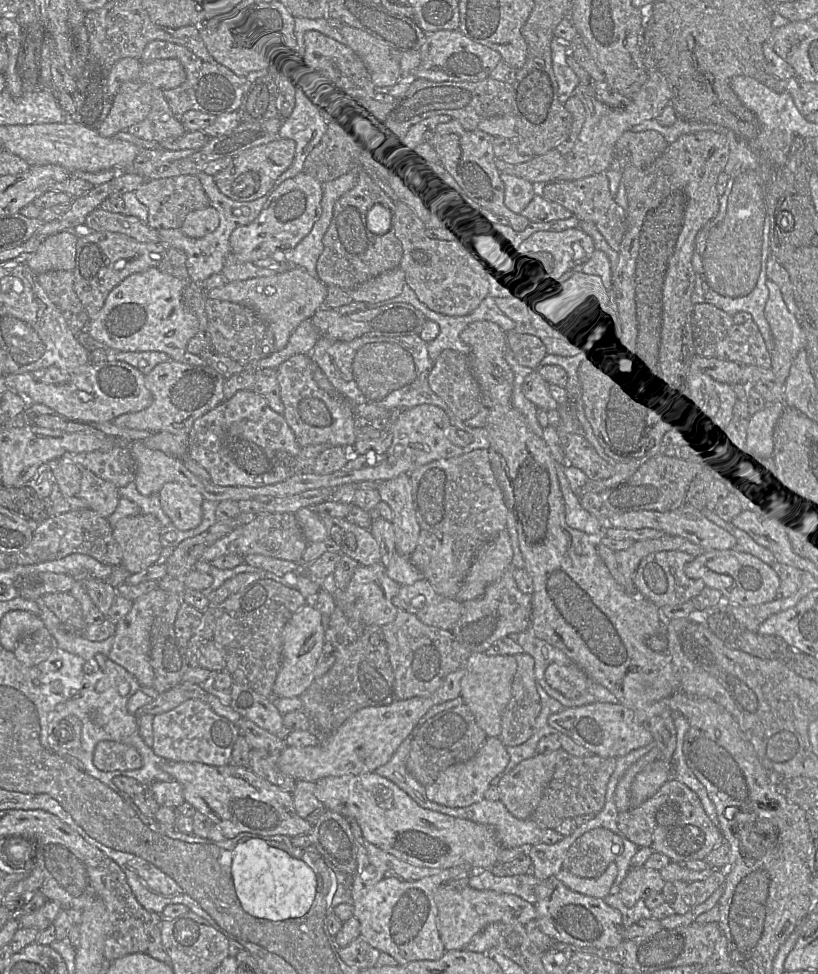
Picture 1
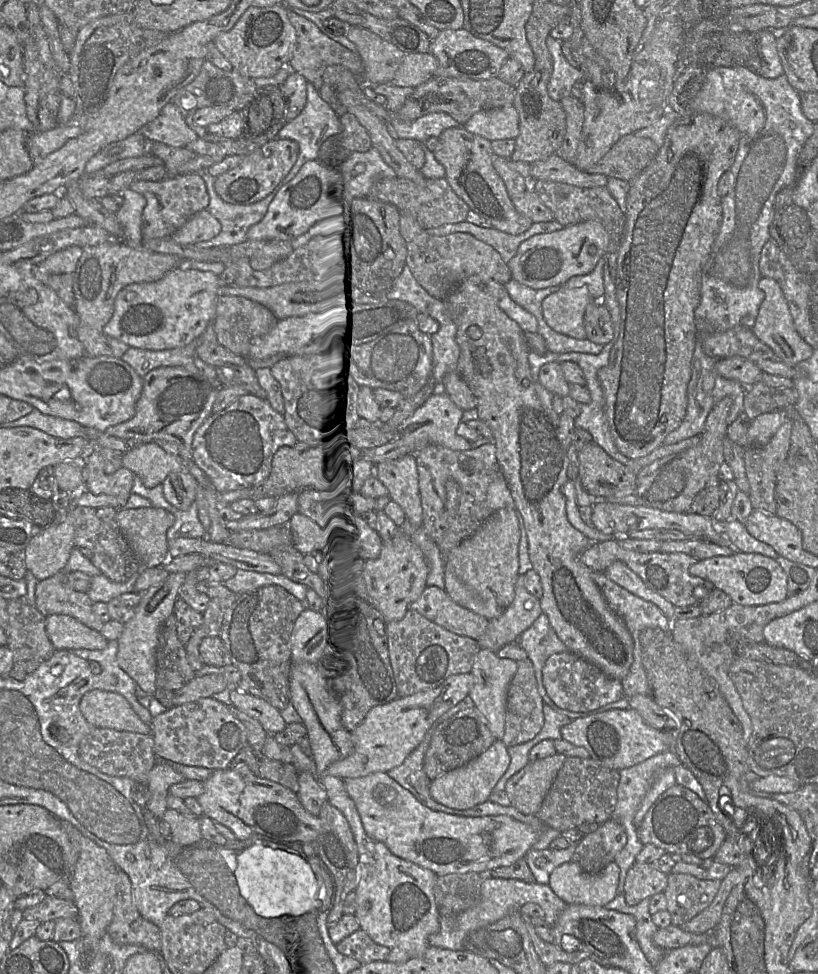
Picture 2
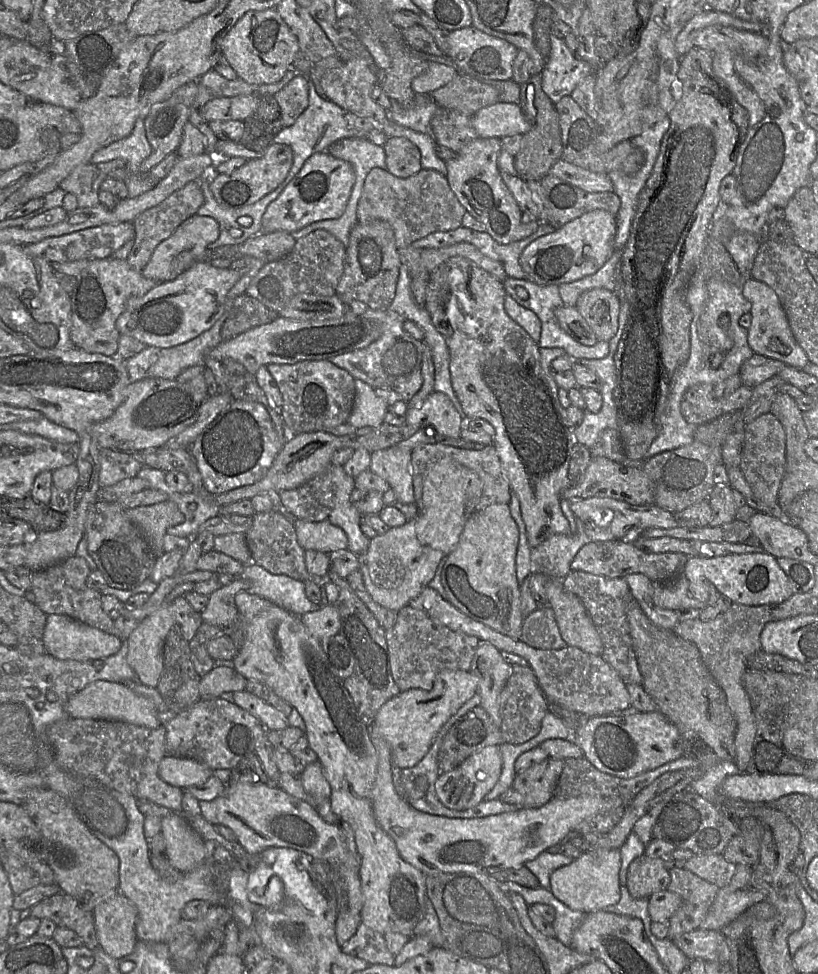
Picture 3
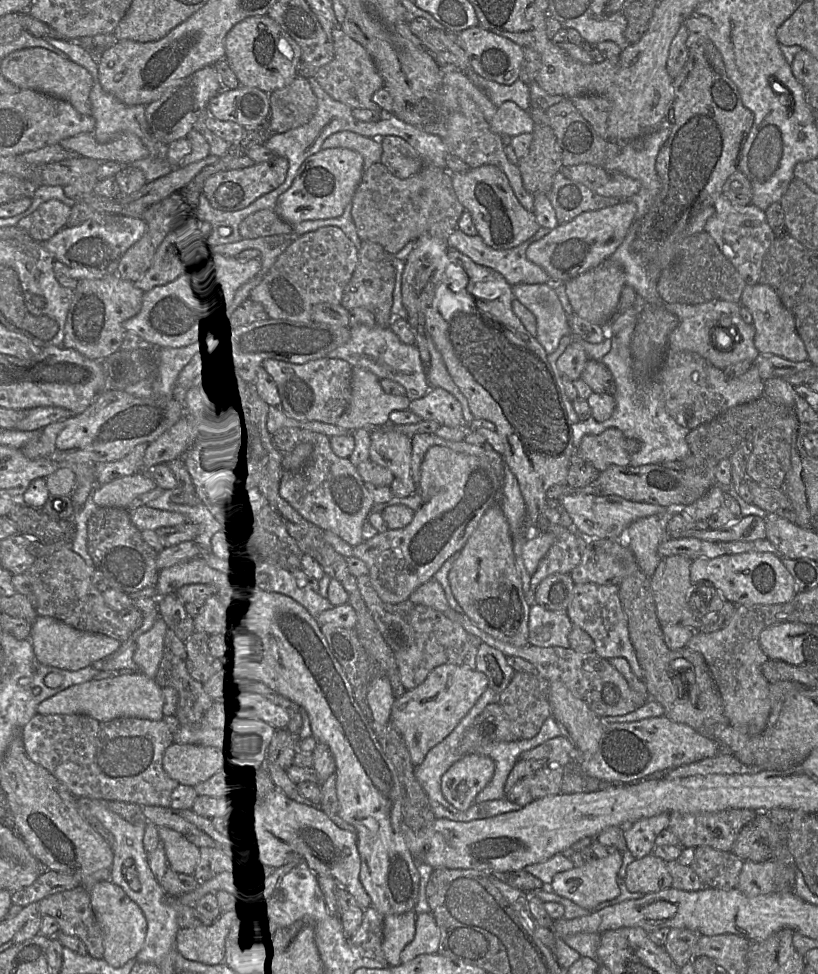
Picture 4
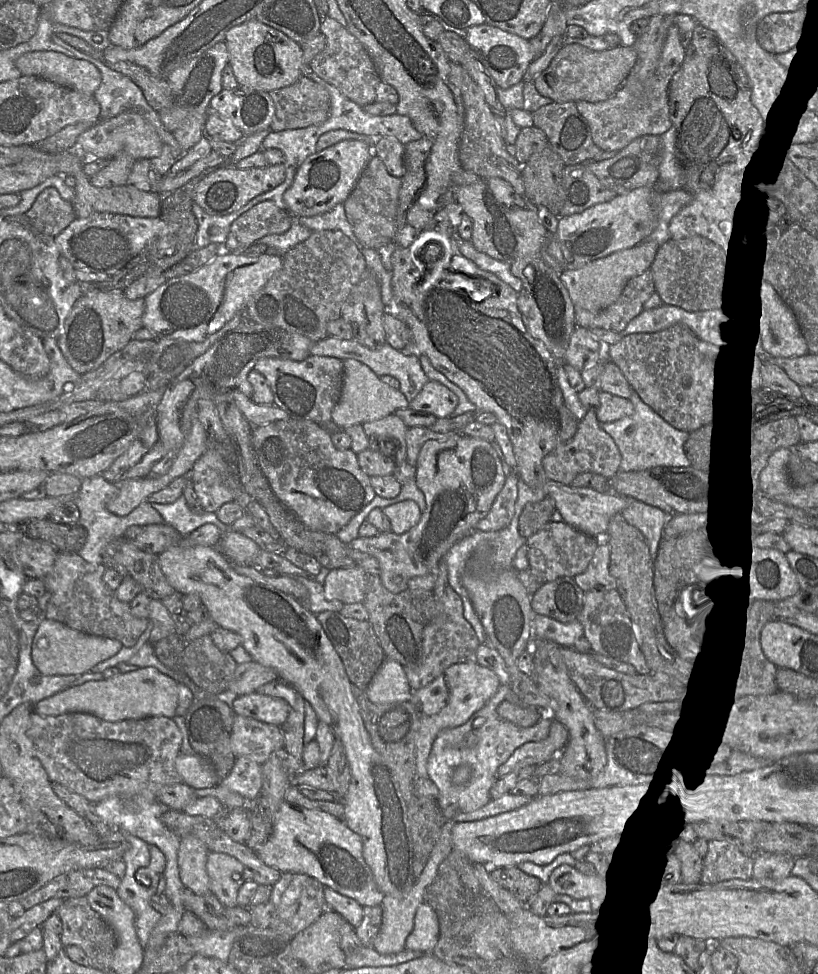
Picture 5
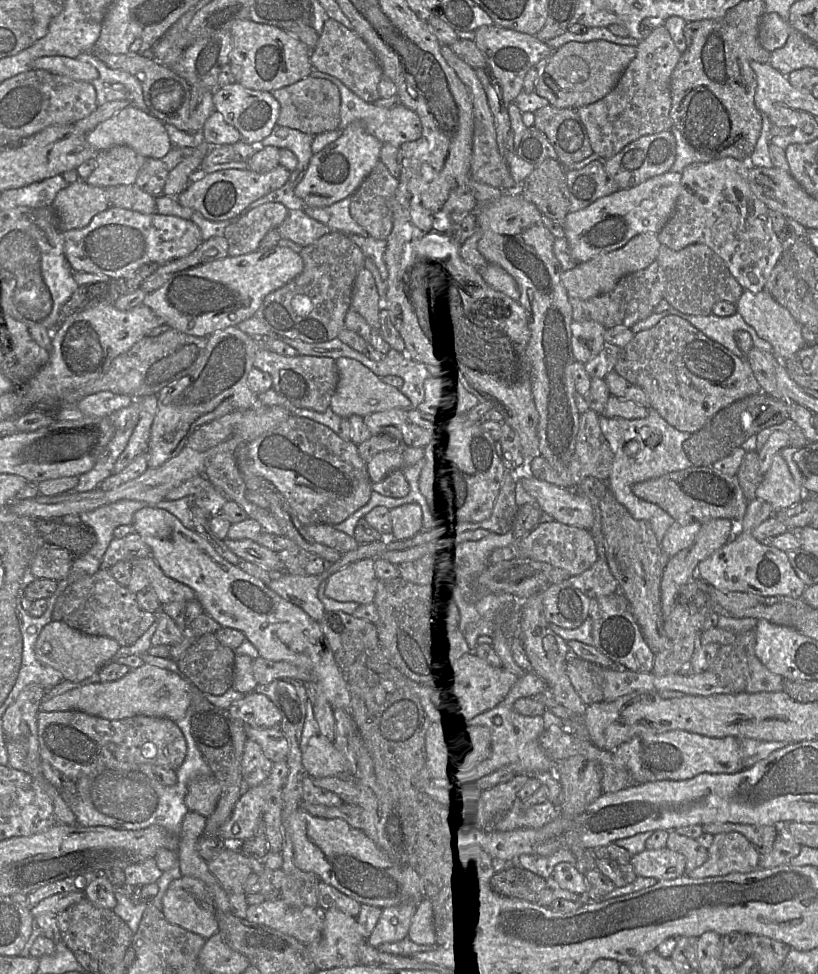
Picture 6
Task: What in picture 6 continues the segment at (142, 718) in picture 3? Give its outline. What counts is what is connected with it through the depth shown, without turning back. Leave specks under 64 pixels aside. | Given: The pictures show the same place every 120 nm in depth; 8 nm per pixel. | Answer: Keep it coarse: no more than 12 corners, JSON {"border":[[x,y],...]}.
{"border":[[144,663],[42,700],[109,720],[183,718],[185,676]]}

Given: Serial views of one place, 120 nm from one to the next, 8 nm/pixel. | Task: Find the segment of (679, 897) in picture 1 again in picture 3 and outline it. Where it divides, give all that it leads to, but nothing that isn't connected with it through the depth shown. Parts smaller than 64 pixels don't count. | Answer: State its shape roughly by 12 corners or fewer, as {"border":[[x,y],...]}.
{"border":[[673,867],[668,890],[681,898],[669,919],[673,940],[699,928],[718,887]]}

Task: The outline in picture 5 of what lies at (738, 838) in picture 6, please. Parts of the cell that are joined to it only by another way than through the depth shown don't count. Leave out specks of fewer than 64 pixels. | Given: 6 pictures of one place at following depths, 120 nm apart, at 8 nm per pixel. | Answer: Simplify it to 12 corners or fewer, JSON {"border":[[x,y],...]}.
{"border":[[710,840],[701,884],[751,879],[753,857]]}

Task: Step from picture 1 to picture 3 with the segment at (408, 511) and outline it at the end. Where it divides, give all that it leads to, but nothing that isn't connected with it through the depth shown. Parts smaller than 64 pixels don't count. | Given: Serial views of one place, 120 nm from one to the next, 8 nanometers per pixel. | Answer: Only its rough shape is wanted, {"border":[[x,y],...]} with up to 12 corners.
{"border":[[410,449],[372,452],[370,470],[397,502],[415,503]]}

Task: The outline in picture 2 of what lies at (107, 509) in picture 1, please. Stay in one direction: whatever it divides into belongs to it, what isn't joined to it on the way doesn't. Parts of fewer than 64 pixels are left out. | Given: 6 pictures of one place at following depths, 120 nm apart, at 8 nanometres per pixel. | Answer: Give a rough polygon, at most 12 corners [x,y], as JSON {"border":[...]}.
{"border":[[97,450],[81,460],[88,492],[116,497],[122,507],[135,475],[121,467],[104,471]]}

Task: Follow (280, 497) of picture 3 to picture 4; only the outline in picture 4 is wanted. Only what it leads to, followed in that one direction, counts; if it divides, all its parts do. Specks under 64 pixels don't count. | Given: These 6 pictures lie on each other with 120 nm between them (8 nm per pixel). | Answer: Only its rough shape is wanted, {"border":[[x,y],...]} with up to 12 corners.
{"border":[[297,427],[270,433],[285,454],[313,452],[283,471],[279,495],[305,520],[352,547],[373,497],[328,436]]}

